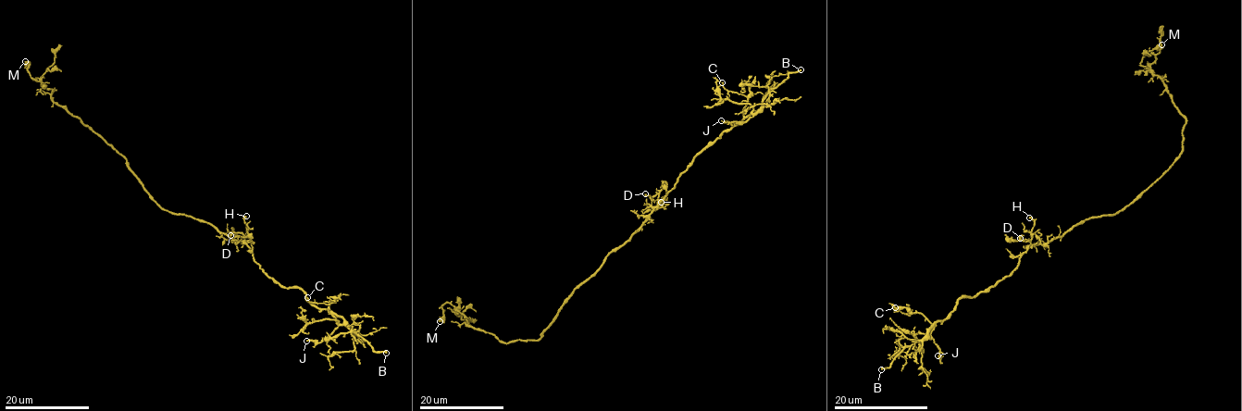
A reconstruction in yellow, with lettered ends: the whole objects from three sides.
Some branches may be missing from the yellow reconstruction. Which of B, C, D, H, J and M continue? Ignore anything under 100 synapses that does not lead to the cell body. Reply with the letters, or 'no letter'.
B

